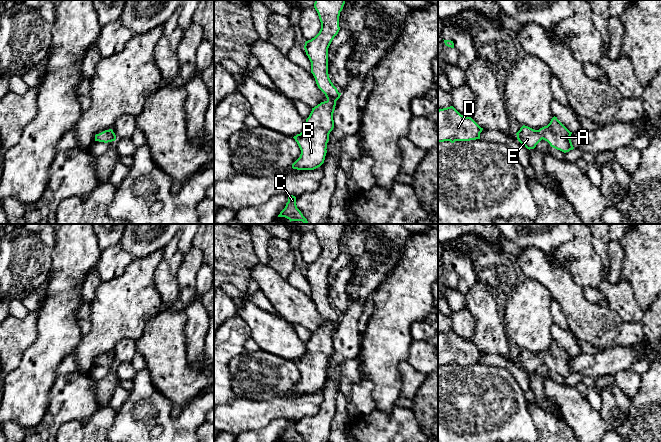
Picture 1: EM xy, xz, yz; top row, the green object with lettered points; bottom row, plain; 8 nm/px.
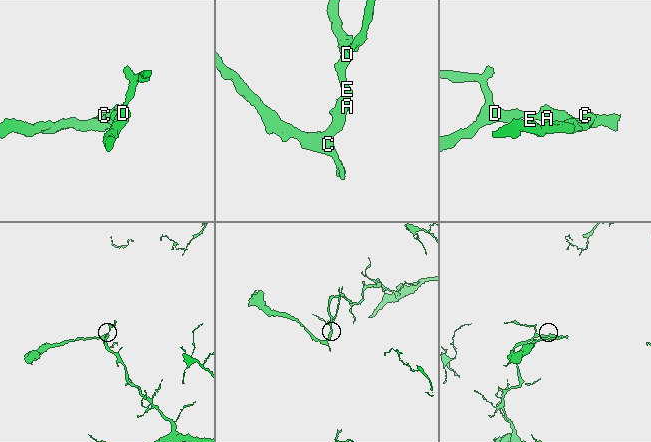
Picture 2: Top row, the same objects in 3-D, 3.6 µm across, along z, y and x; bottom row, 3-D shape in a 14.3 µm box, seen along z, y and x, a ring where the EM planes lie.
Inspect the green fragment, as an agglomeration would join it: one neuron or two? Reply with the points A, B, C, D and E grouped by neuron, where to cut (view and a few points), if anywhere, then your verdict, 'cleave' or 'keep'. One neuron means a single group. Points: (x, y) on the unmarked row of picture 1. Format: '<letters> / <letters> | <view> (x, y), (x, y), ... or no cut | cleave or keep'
A B C D E | no cut | keep

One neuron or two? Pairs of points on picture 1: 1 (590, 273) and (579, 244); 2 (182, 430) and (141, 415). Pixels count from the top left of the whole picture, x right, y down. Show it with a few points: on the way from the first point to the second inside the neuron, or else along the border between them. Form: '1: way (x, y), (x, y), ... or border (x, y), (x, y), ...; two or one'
1: way (585, 266), (580, 259), (579, 251); one
2: way (172, 430), (156, 430), (151, 425); one

